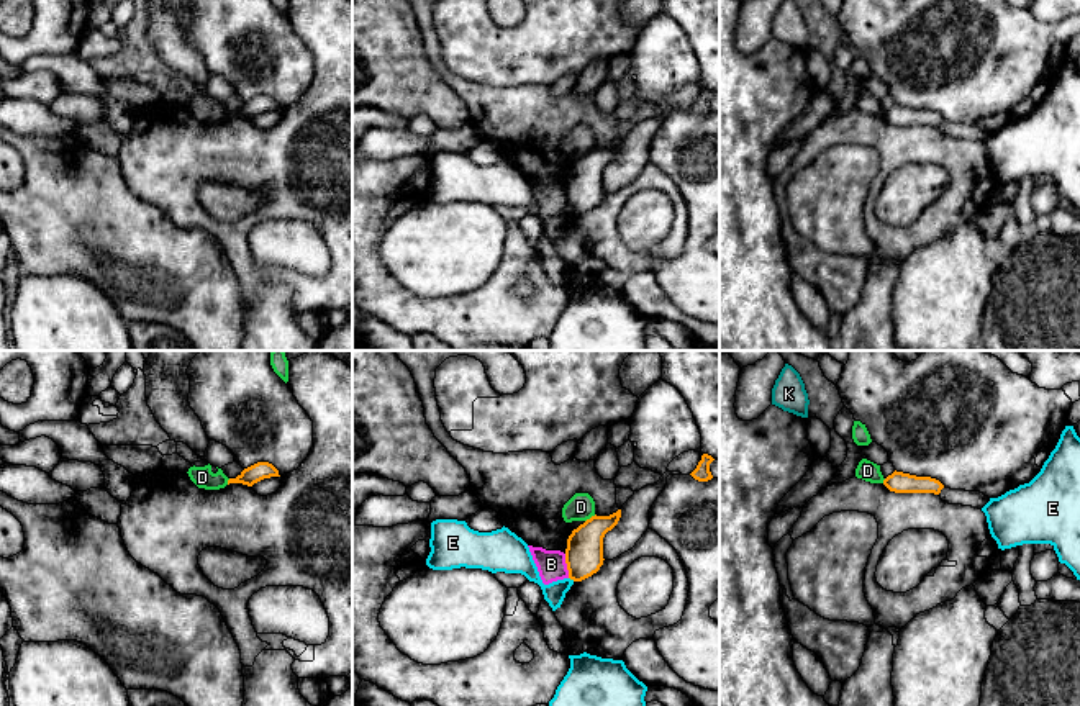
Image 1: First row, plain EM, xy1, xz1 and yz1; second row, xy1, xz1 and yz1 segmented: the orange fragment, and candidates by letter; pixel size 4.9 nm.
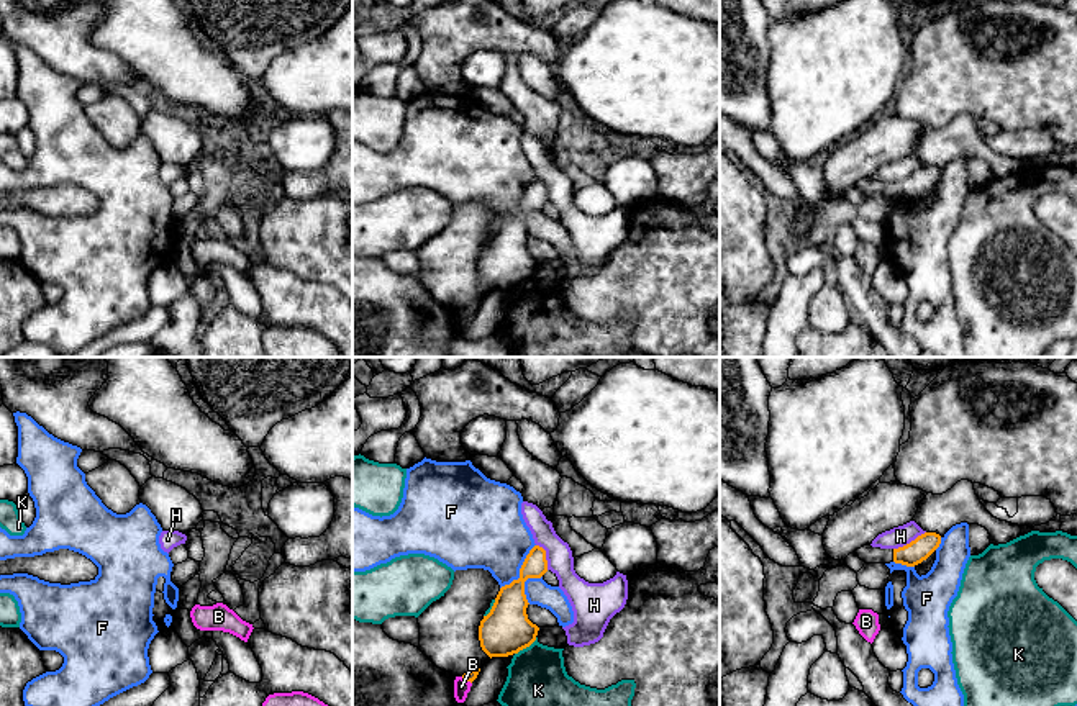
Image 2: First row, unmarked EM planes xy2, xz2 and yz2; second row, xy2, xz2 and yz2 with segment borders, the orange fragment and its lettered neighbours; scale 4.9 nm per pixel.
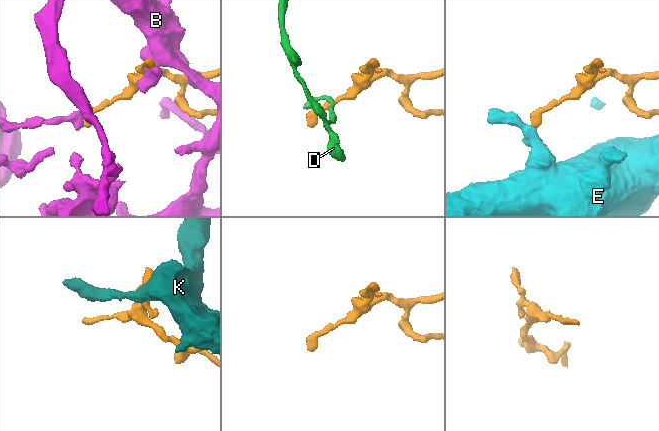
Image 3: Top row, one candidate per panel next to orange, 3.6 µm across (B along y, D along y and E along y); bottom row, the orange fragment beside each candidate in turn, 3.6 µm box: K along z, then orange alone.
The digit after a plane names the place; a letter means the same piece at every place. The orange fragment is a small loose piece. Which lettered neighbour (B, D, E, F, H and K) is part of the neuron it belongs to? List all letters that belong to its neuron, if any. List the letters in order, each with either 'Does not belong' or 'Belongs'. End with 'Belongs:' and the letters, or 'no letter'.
B: Does not belong
D: Does not belong
E: Does not belong
F: Does not belong
H: Does not belong
K: Does not belong
Belongs: no letter

